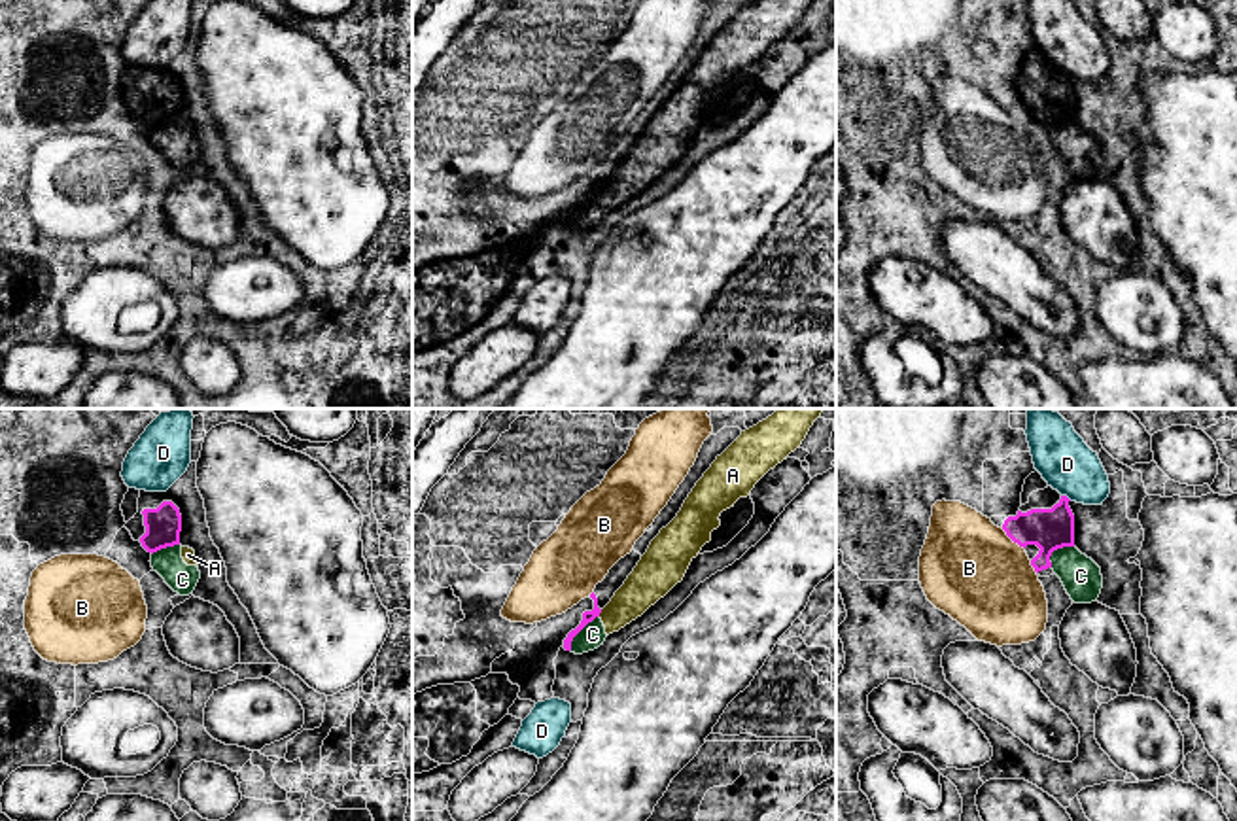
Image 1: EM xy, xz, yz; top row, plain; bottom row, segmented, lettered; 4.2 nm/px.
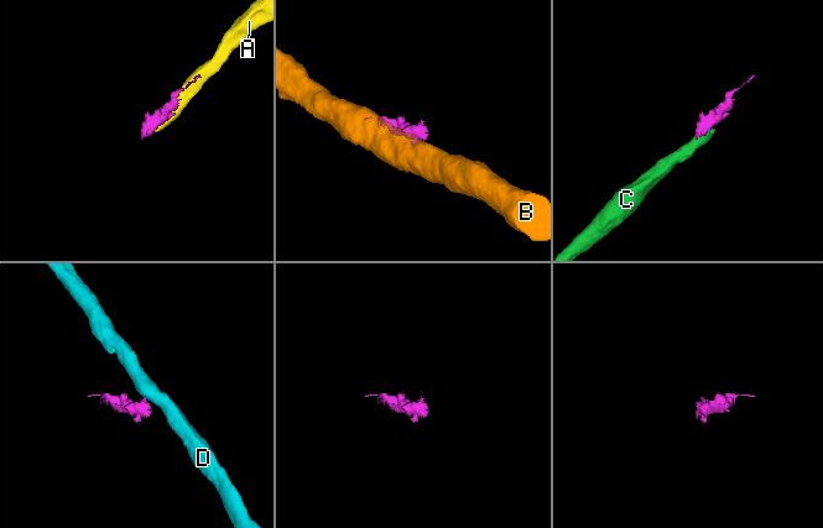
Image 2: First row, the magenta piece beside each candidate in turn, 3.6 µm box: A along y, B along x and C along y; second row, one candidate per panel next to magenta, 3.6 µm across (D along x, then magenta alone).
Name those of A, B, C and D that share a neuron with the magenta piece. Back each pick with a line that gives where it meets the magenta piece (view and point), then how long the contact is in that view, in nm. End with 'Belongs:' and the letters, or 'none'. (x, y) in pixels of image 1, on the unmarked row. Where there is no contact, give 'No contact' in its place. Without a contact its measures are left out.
Belongs: none

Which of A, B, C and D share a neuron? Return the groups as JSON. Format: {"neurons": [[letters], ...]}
{"neurons": [["A", "C"], ["B"], ["D"]]}

